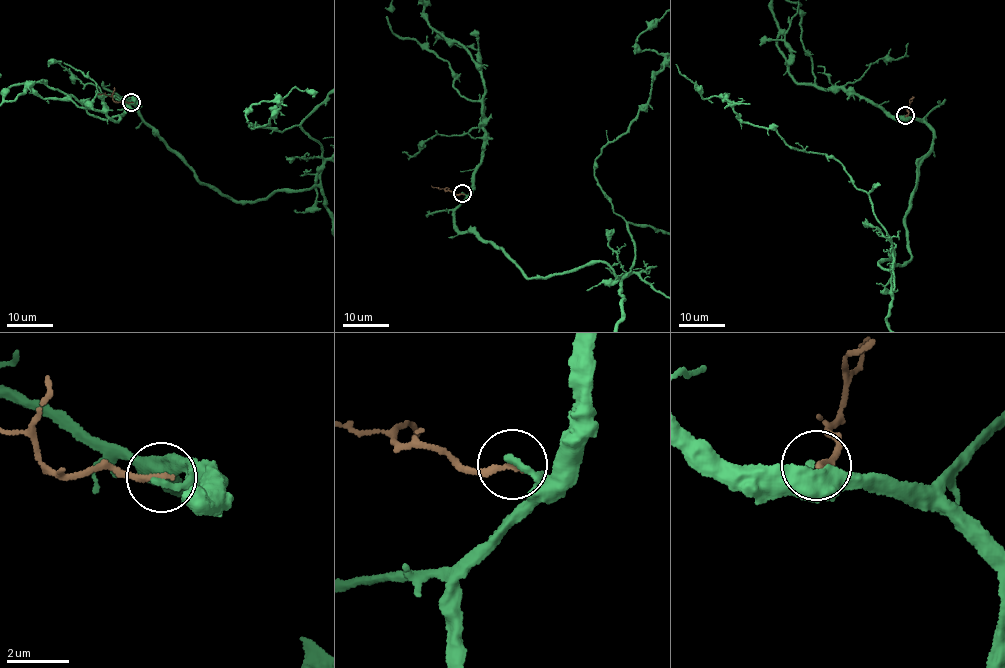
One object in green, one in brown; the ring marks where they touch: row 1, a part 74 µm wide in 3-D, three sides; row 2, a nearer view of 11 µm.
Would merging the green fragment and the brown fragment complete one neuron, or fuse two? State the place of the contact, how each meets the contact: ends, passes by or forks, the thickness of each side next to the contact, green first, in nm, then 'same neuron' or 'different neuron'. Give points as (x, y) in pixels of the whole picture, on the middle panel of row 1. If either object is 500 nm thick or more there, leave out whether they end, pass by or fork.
place (462, 193); green ends; brown ends; calibres 240 and 190 nm; different neuron

